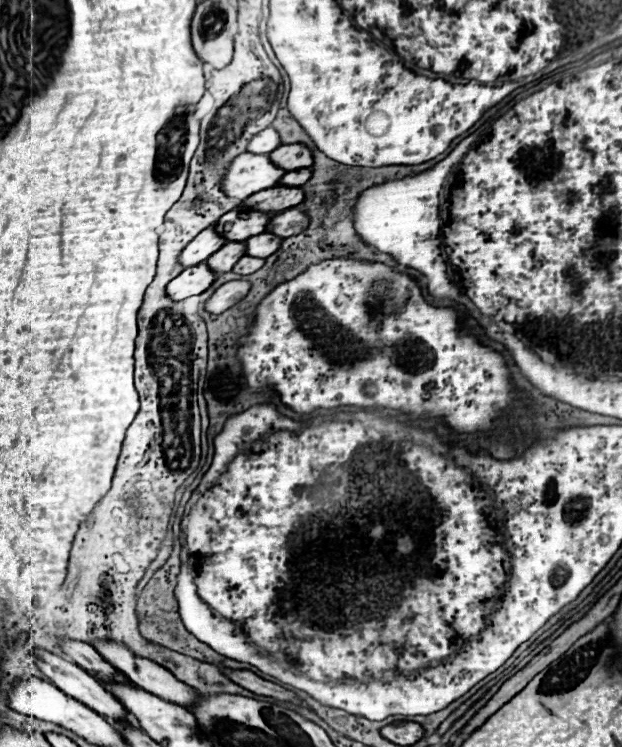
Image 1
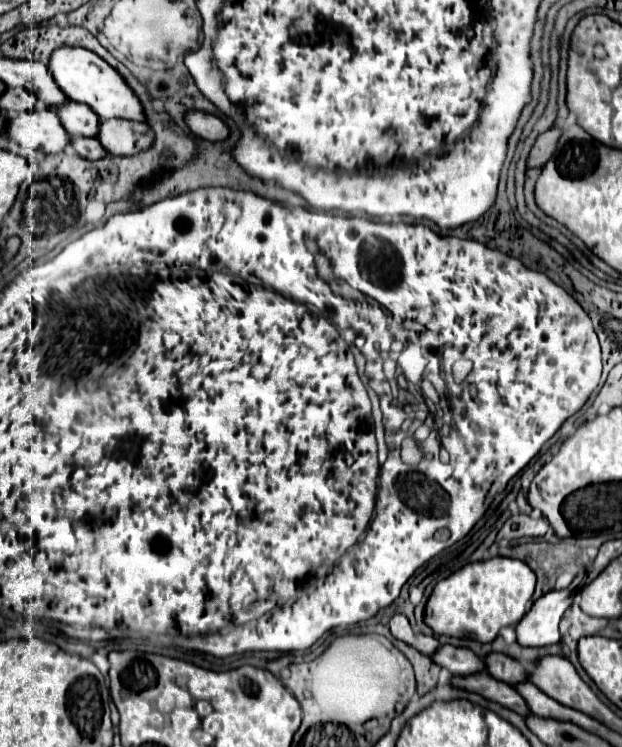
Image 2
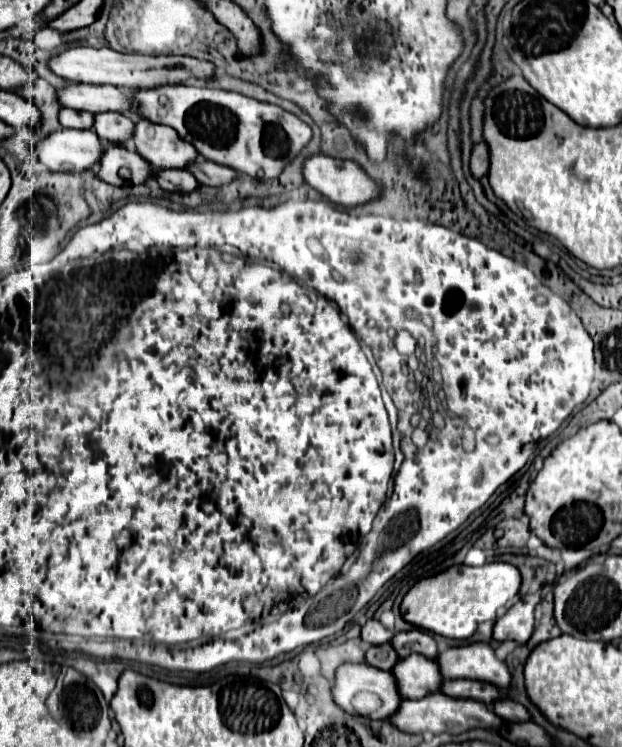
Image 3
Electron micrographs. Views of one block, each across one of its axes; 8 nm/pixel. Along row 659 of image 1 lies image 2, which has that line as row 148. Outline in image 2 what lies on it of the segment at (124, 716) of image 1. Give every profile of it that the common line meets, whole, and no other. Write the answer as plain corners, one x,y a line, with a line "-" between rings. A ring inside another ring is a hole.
38,104
32,112
12,114
6,122
4,136
46,154
60,152
70,144
70,136
60,126
60,120
44,104

